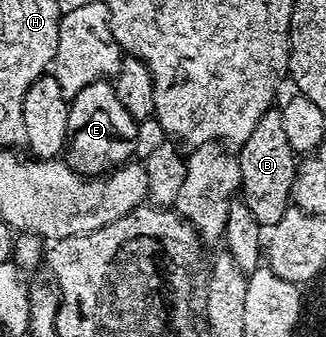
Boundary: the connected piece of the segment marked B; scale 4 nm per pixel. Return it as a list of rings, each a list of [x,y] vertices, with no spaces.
[[[279,107],[268,109],[254,126],[254,131],[246,142],[239,145],[238,159],[240,161],[240,192],[246,206],[254,214],[254,218],[265,229],[271,230],[286,214],[292,198],[292,183],[298,167],[298,153],[291,148],[290,141],[282,130],[282,114]]]

